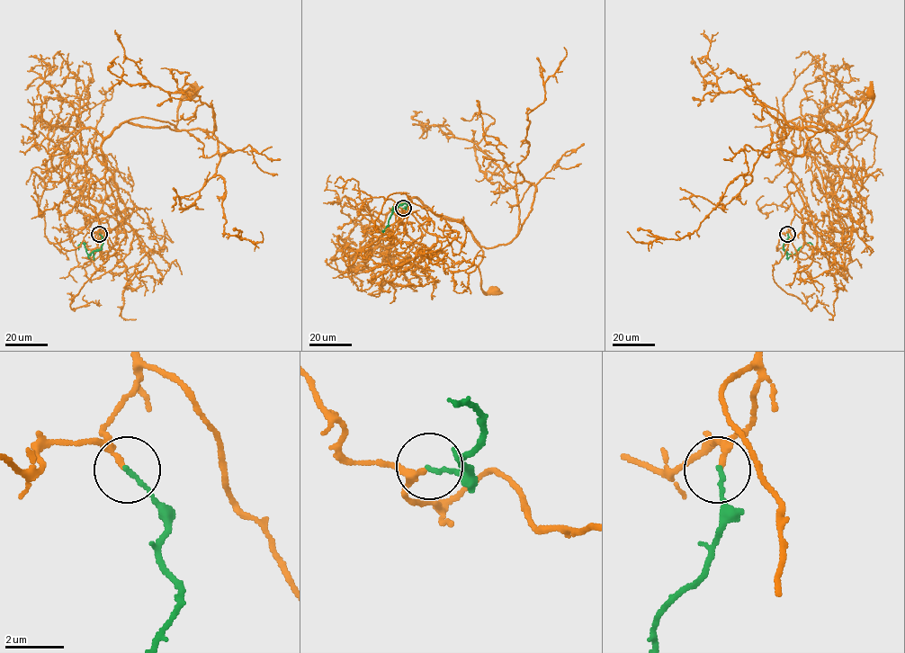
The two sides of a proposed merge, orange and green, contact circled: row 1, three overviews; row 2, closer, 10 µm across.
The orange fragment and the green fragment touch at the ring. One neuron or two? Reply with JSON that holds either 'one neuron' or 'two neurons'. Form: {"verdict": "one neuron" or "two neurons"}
{"verdict": "one neuron"}

